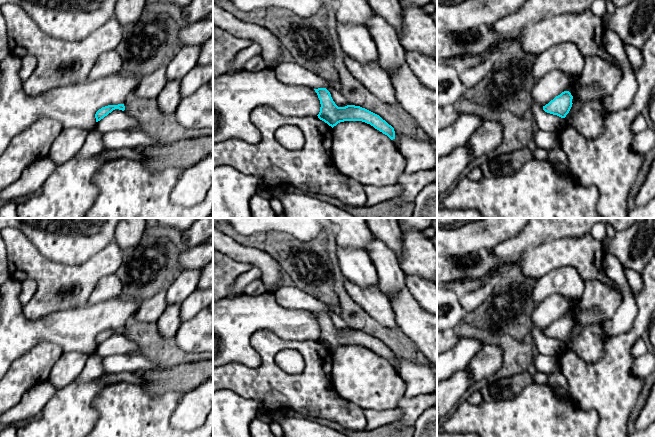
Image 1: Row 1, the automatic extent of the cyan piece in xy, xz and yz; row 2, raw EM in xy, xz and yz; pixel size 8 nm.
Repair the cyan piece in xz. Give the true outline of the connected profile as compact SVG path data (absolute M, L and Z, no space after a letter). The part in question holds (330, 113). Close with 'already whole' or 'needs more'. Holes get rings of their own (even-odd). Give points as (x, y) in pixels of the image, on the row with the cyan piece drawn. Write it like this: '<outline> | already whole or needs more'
M326 88L314 90L317 93L321 104L320 112L317 116L332 128L344 121L362 121L387 135L391 140L395 139L394 128L379 115L355 105L338 107Z | already whole

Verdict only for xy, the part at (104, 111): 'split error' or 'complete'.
complete

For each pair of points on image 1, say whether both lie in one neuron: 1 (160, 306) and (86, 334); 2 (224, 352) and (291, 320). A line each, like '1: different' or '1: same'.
1: different
2: same

